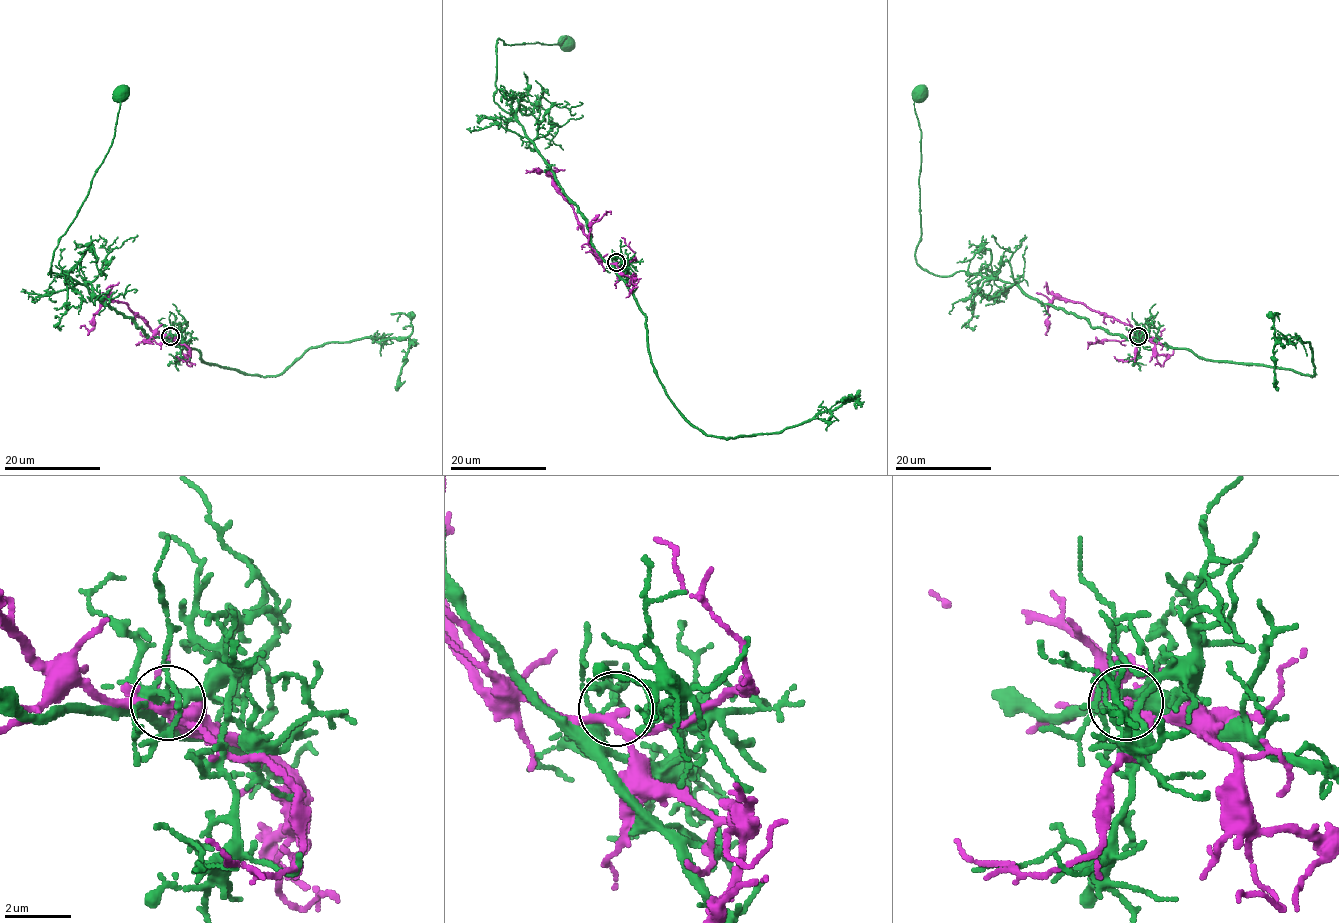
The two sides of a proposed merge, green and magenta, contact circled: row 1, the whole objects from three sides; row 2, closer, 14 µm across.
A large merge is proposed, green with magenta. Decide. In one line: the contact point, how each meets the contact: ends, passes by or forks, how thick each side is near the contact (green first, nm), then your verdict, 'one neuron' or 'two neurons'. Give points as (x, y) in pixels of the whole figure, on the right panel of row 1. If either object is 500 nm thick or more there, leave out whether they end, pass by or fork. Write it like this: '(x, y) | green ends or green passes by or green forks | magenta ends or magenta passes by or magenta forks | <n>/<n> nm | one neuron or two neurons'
(1138, 336) | green forks | magenta passes by | 130/200 nm | two neurons

